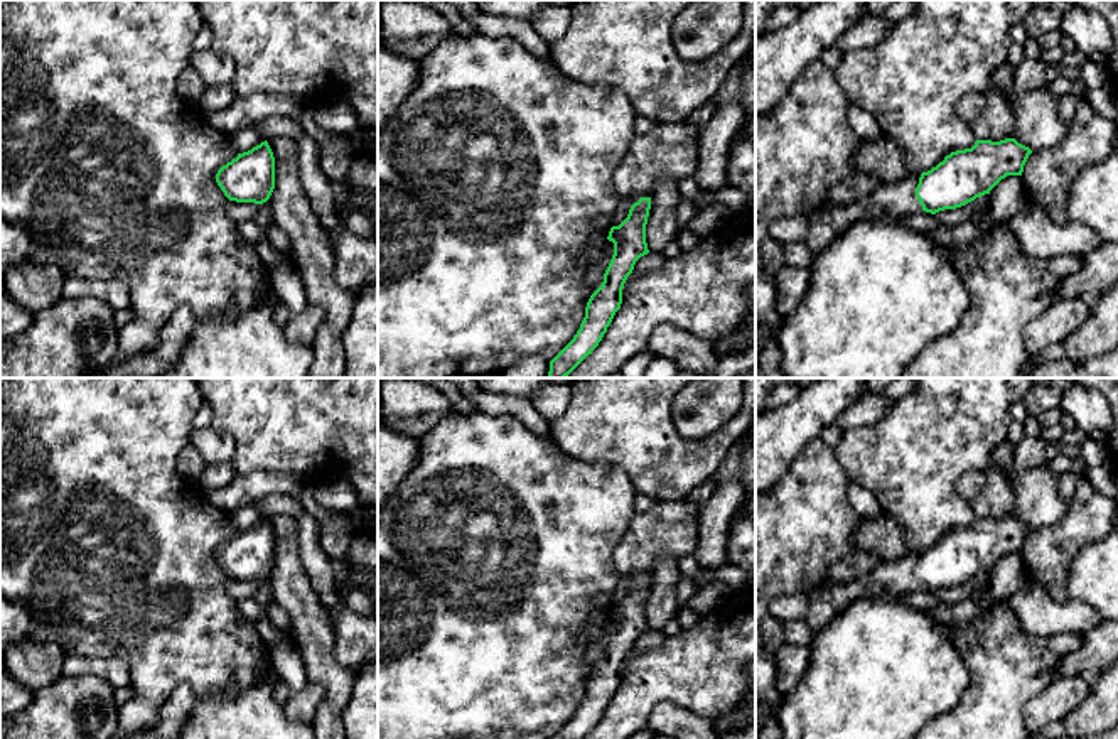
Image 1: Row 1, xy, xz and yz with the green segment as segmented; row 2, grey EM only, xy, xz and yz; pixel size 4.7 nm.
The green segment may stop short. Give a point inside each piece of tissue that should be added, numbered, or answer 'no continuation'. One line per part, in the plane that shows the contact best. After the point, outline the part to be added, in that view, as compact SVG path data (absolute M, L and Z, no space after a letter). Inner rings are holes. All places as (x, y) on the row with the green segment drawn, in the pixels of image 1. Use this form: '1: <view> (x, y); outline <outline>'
1: yz (896, 199); outline M909 174L900 181L879 184L870 194L850 204L823 204L808 214L804 243L816 253L858 221L921 213L922 206L916 197L919 177L921 174Z

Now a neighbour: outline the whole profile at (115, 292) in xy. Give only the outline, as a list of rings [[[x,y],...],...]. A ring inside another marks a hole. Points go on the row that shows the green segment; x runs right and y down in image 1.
[[[67,277],[62,287],[62,299],[96,297],[113,310],[130,307],[130,289],[118,278],[81,278]]]

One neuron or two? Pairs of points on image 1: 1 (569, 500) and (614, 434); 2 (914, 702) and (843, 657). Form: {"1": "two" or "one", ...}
{"1": "two", "2": "one"}

